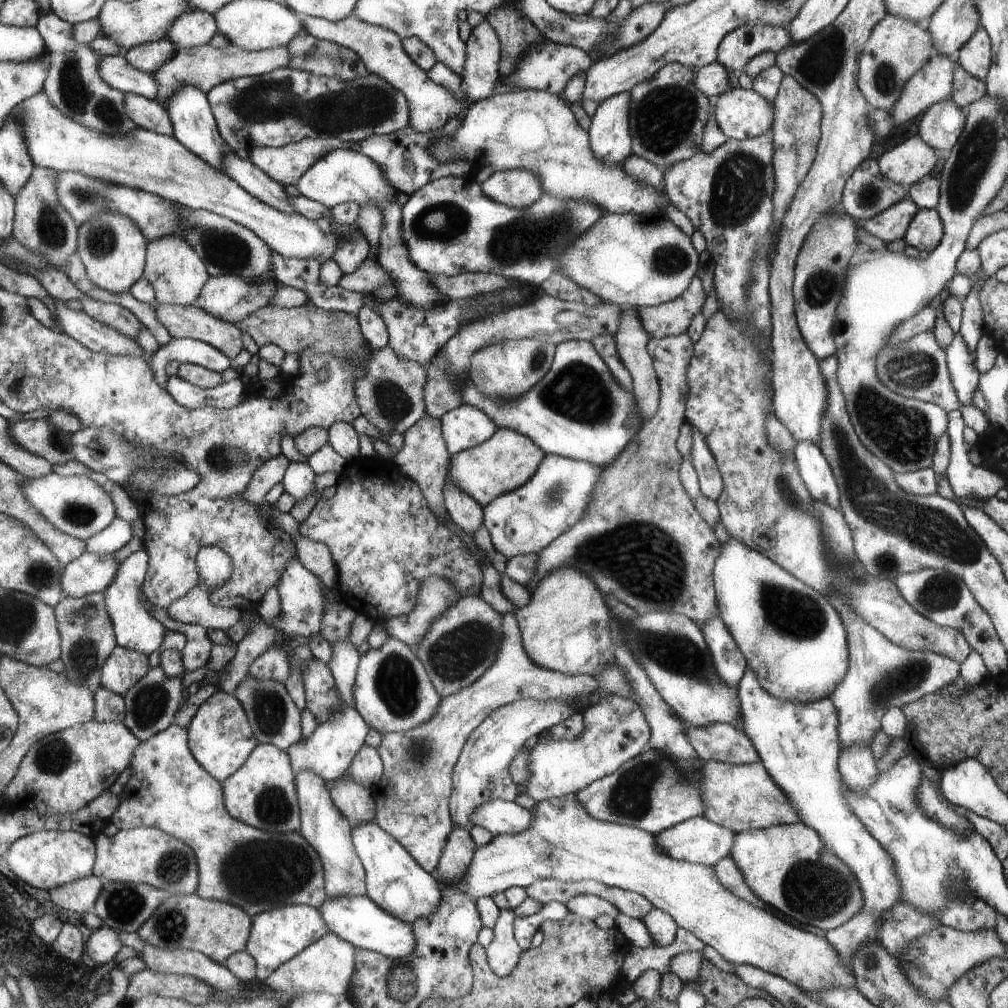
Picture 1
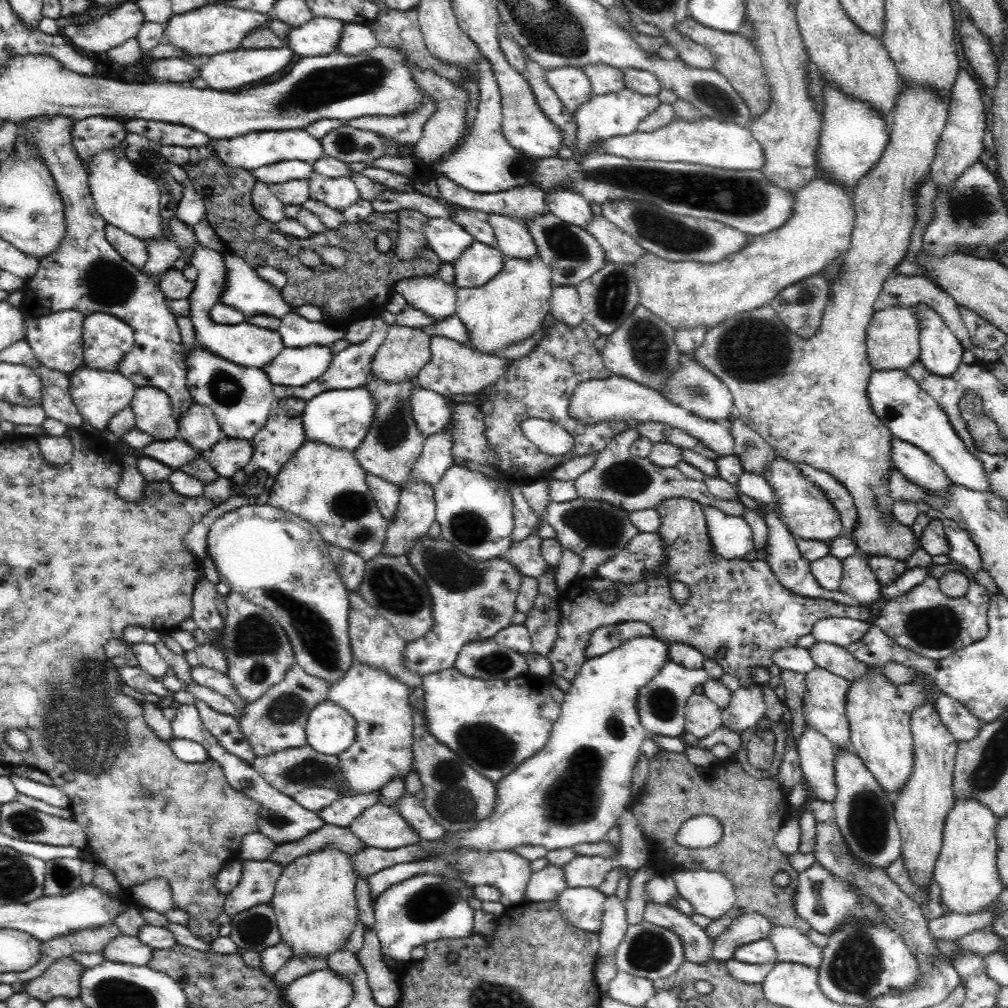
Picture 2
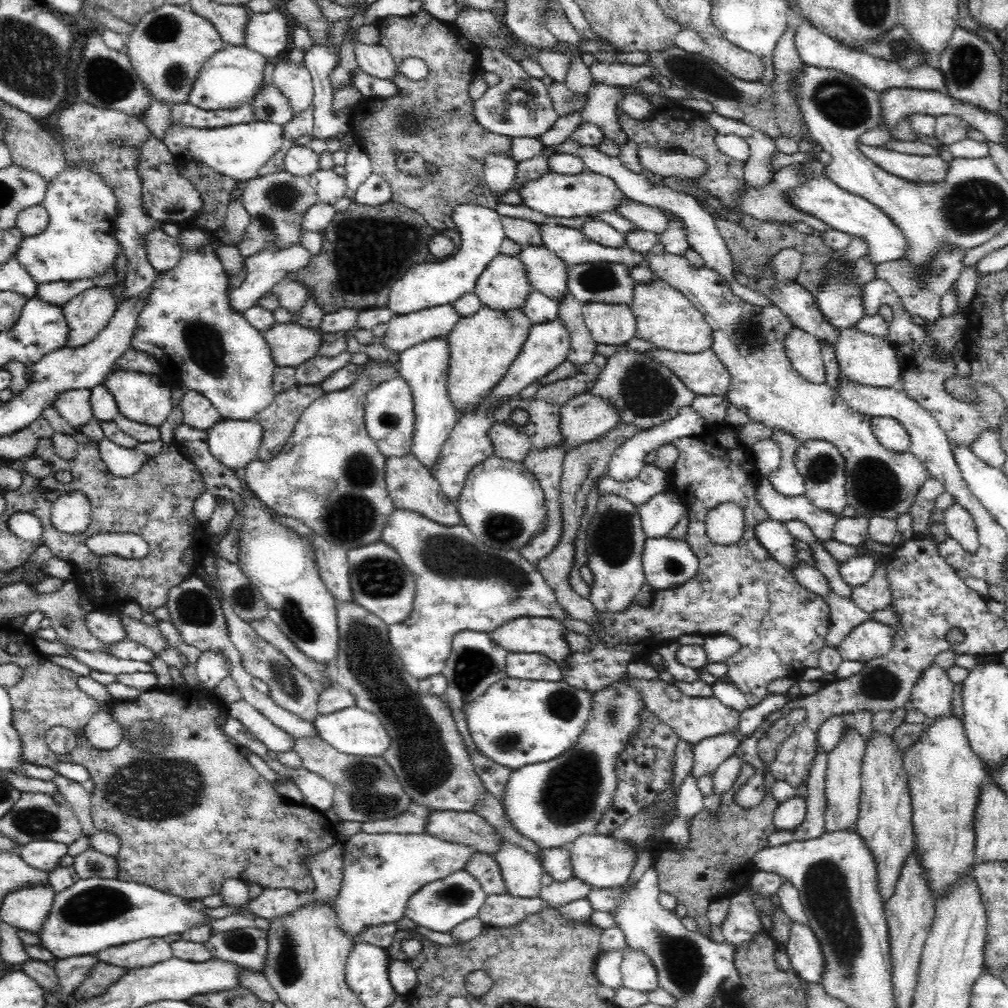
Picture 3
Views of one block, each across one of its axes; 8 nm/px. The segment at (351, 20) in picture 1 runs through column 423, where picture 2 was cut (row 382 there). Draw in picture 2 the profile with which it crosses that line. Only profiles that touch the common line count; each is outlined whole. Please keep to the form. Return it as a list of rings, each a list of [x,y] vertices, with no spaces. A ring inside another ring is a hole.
[[[76,370],[75,376],[71,379],[70,393],[83,420],[94,428],[96,434],[101,434],[108,429],[108,422],[131,404],[135,388],[136,386],[118,371]]]

